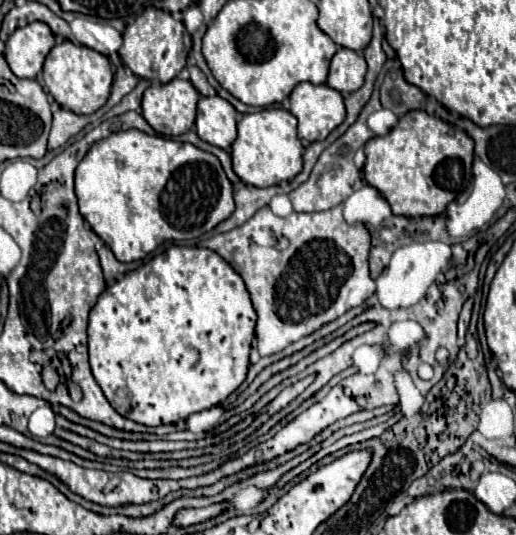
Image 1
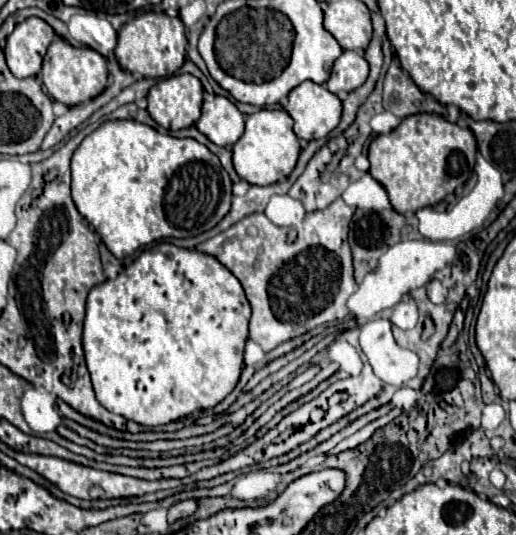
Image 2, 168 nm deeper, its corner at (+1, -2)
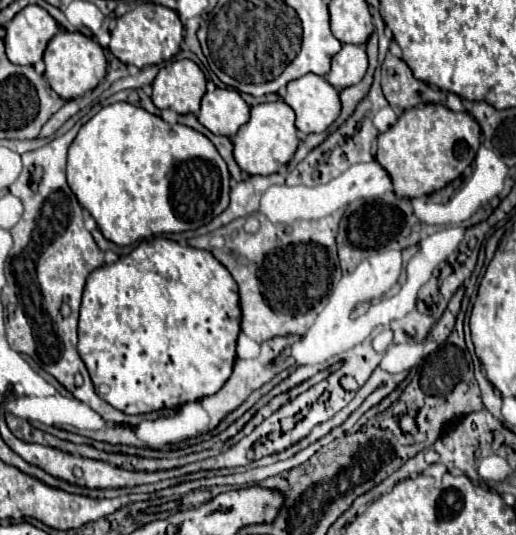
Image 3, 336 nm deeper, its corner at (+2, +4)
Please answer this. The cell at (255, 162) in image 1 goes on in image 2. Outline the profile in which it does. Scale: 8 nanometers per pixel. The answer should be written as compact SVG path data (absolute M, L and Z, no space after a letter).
M258 110L246 116L246 130L234 144L234 168L240 178L256 186L268 186L288 176L300 154L300 140L292 130L294 120L286 110Z

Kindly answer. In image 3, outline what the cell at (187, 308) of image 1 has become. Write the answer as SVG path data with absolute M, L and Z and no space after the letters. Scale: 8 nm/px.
M151 238L115 264L89 274L79 316L77 350L89 366L99 398L125 414L149 414L213 396L223 388L233 372L241 316L239 286L211 252L181 246L167 238Z

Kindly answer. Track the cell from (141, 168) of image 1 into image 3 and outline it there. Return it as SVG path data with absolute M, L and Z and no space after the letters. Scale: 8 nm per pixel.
M129 102L105 106L81 126L69 148L67 182L79 204L95 218L101 234L117 246L129 246L147 236L195 230L229 206L229 170L213 142L189 126L171 126Z

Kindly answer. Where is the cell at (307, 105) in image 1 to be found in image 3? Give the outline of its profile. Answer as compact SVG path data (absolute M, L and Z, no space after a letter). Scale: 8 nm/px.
M305 74L297 80L291 80L287 84L287 92L283 96L283 100L293 108L297 122L295 126L303 132L303 134L311 134L311 132L323 132L327 130L335 118L341 112L341 102L339 102L339 92L321 76L315 74Z

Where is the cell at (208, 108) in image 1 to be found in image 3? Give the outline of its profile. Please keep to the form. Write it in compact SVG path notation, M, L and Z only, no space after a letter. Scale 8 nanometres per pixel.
M215 88L203 96L197 120L213 134L233 138L249 120L249 106L237 90Z

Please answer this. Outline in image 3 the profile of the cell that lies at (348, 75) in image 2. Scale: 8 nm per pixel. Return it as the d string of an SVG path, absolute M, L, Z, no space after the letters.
M343 44L343 48L333 56L327 82L341 92L343 88L357 84L365 72L367 72L365 48L355 44Z

